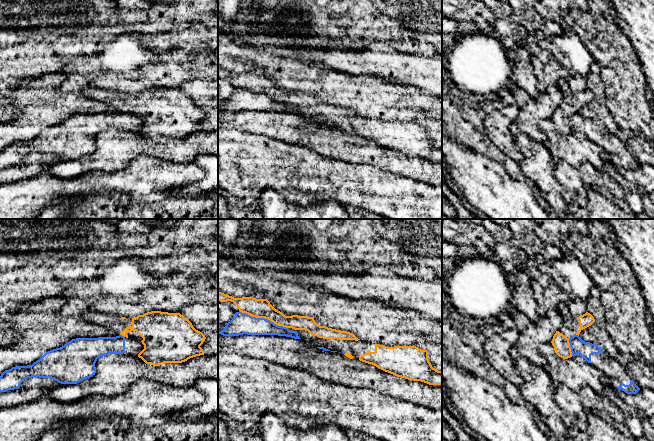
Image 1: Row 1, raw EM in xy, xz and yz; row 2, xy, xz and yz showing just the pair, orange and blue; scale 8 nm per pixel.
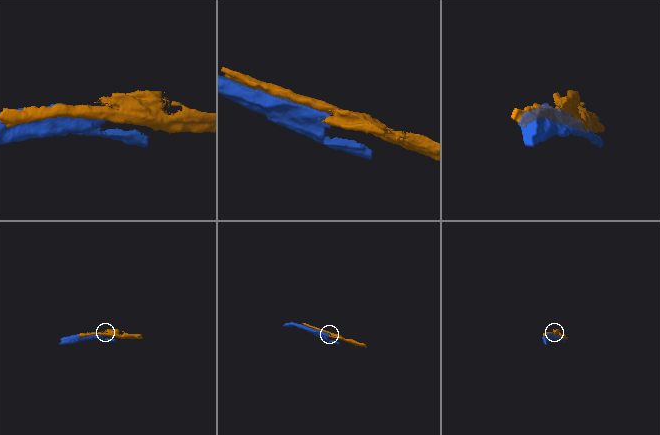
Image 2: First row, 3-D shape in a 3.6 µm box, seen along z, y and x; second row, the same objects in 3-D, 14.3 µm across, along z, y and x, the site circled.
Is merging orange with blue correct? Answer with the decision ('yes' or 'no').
no

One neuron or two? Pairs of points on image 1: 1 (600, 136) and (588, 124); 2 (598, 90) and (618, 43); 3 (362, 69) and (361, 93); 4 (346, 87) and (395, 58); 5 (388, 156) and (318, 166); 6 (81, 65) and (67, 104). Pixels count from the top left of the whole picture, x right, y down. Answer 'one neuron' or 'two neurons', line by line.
1: one neuron
2: two neurons
3: two neurons
4: two neurons
5: two neurons
6: two neurons

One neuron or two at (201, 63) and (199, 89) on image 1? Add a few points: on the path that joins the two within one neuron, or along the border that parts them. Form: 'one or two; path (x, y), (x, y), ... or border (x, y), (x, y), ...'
two; border (207, 79), (187, 80), (178, 88)

